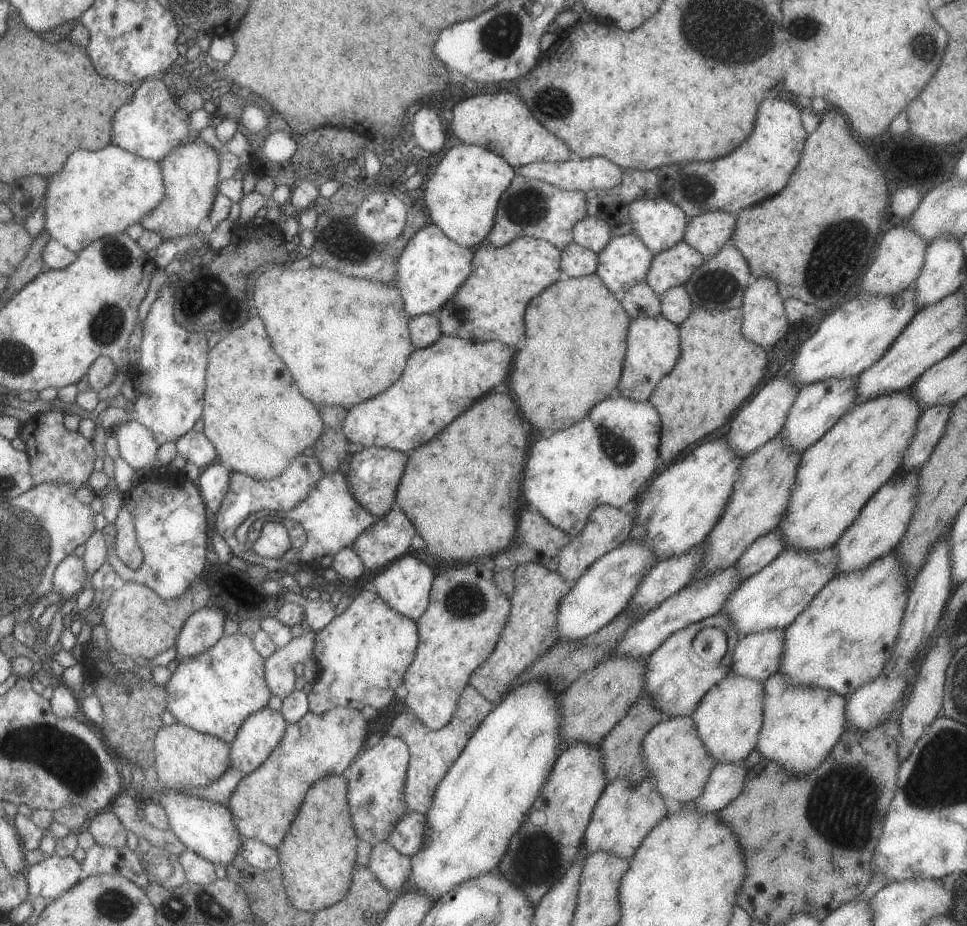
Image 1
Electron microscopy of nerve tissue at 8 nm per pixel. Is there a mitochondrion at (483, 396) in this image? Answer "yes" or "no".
no

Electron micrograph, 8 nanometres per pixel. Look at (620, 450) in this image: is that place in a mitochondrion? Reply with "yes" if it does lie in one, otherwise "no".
yes

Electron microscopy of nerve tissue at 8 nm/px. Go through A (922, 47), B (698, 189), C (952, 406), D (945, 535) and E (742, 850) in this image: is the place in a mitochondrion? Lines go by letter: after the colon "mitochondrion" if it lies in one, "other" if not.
A: mitochondrion
B: mitochondrion
C: other
D: other
E: other

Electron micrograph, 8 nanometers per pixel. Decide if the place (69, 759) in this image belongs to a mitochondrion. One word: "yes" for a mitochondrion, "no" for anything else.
yes

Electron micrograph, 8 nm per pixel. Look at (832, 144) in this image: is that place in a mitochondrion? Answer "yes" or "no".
no

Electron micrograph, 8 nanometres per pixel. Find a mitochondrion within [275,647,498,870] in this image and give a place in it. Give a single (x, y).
(373, 725)

